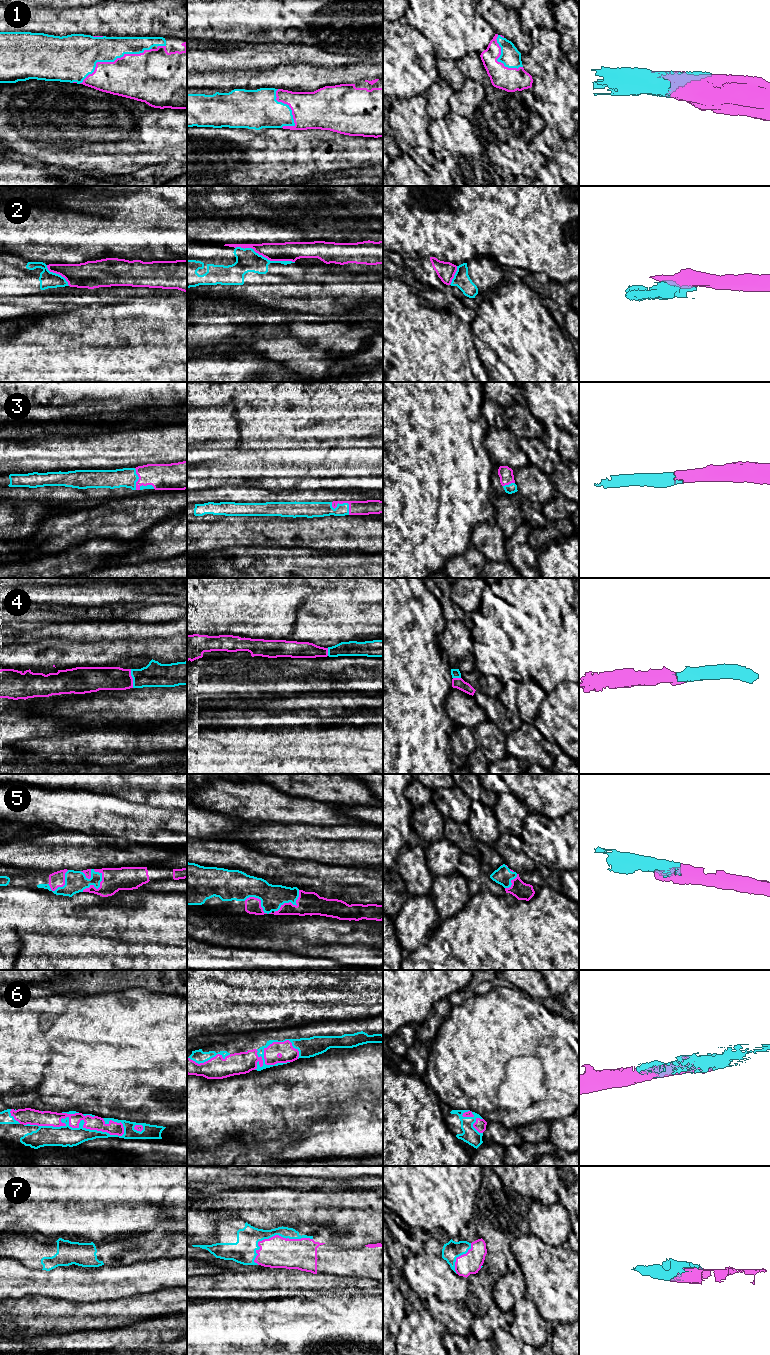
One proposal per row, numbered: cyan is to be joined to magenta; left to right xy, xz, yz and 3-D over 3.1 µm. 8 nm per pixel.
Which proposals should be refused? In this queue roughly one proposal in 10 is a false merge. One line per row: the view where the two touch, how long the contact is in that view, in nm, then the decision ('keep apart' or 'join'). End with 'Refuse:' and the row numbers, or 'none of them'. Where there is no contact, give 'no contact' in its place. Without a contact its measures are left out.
1: xy | 650 nm | join
2: xz | 500 nm | keep apart
3: xz | 180 nm | join
4: xy | 150 nm | join
5: xy | 220 nm | join
6: xy | 800 nm | join
7: xz | 500 nm | join
Refuse: 2

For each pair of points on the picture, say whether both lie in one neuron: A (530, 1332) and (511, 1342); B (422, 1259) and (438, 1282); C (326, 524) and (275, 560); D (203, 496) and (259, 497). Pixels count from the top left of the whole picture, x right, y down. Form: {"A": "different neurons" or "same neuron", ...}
{"A": "different neurons", "B": "same neuron", "C": "different neurons", "D": "same neuron"}

